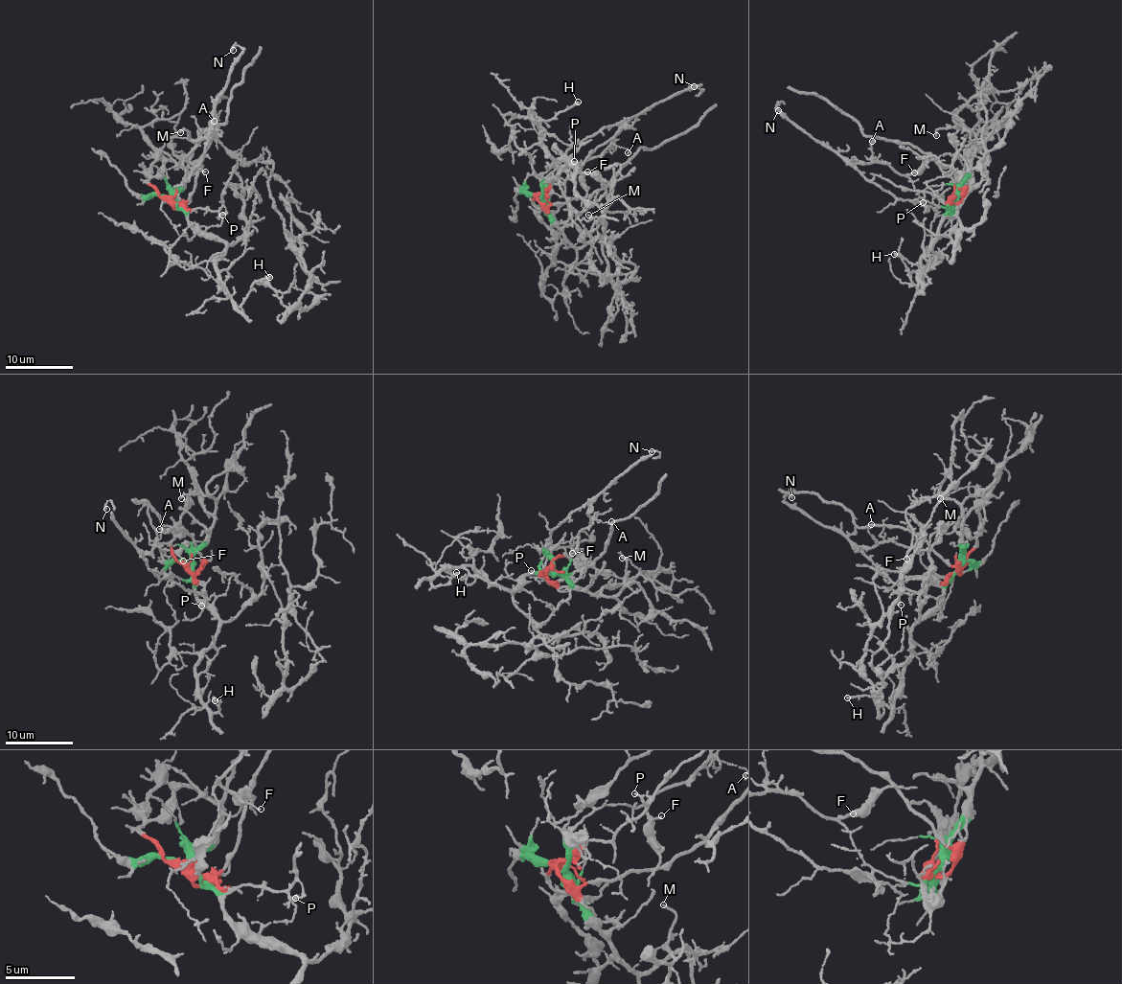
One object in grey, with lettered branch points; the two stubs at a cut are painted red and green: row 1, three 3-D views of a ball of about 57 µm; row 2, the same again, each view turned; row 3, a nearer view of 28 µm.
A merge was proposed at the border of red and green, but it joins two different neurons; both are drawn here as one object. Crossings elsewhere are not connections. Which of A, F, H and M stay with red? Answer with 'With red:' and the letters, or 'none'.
With red: A, F

